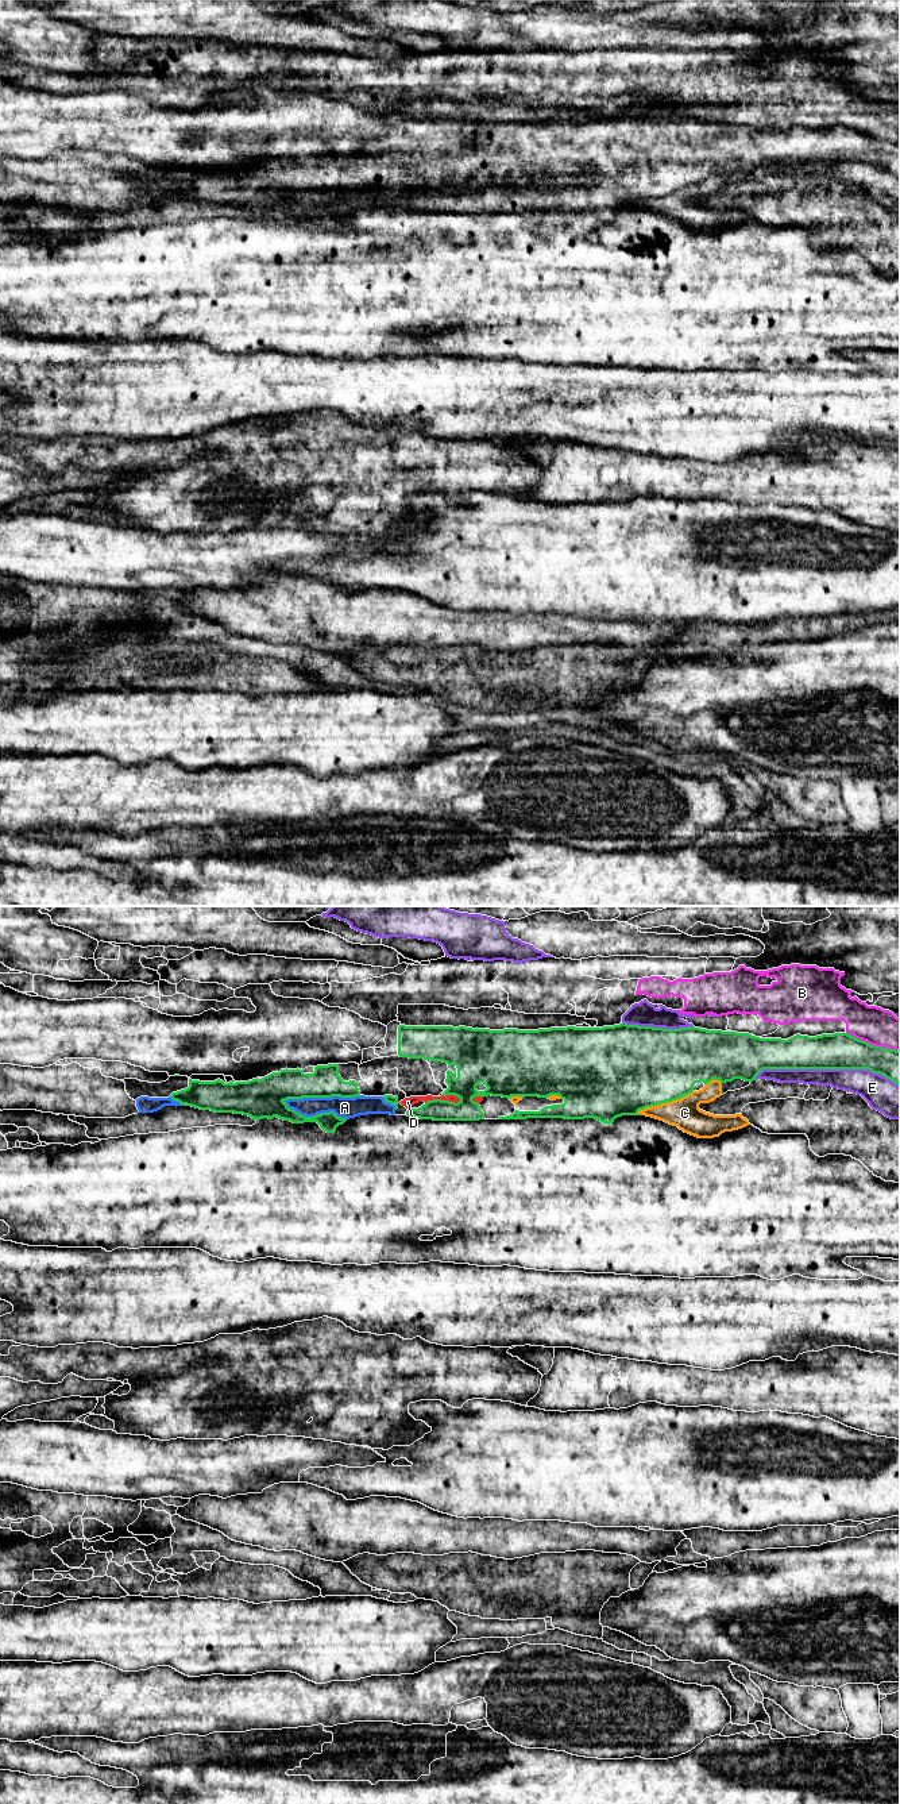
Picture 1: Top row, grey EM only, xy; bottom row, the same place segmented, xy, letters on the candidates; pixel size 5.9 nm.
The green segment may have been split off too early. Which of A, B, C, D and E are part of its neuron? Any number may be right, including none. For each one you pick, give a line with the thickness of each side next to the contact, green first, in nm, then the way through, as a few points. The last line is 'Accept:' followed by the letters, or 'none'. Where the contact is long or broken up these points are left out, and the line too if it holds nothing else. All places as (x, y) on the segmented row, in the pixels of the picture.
Accept: none

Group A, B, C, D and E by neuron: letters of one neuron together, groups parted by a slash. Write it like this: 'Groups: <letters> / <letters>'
Groups: A C D / B / E

